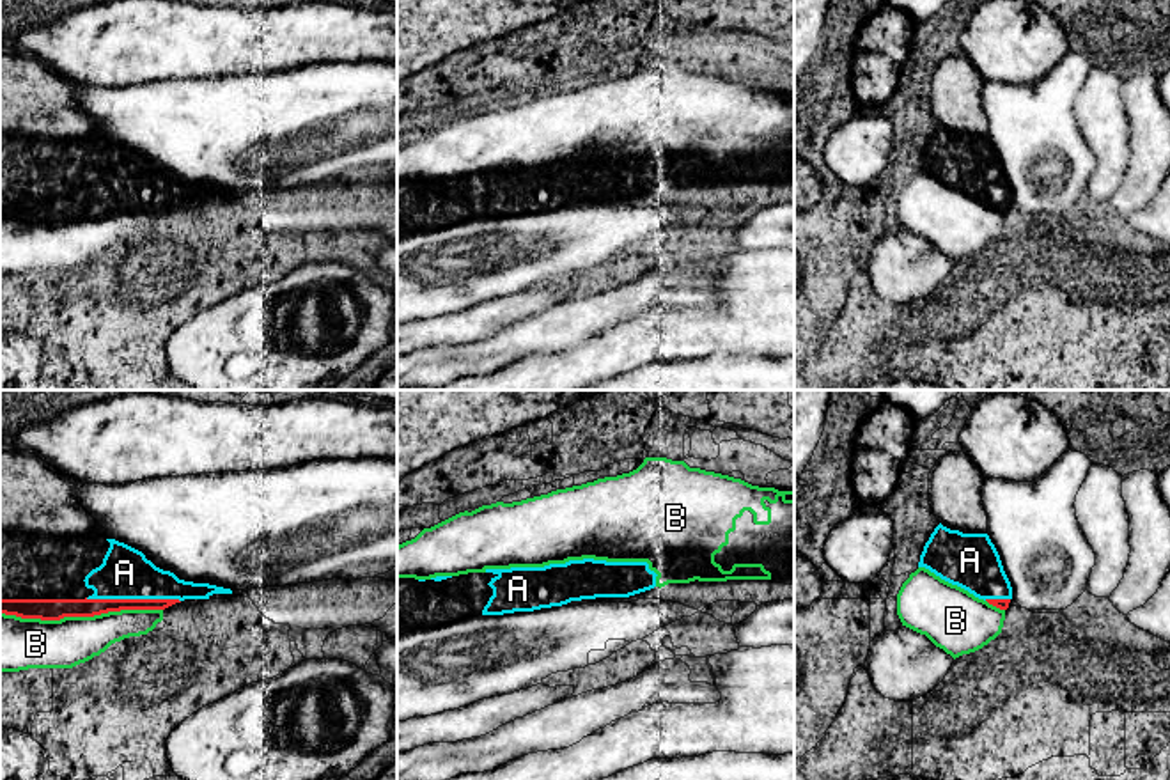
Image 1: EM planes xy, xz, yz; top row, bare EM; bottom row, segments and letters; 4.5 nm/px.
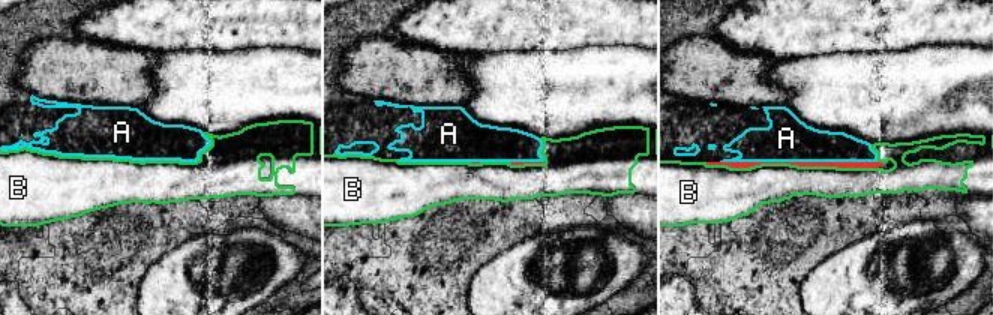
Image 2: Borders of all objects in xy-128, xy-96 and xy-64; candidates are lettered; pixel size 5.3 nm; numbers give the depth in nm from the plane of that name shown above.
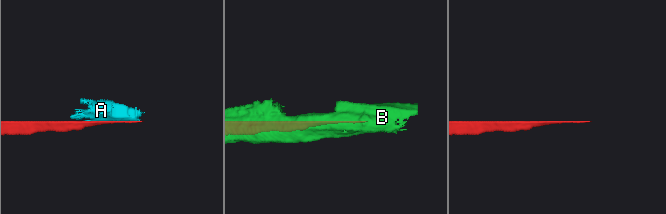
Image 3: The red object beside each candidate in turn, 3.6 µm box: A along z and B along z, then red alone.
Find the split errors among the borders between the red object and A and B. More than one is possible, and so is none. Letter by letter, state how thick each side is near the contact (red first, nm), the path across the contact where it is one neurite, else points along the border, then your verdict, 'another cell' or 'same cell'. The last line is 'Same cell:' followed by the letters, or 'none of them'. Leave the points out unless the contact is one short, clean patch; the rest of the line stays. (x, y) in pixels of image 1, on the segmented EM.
A: 80 nm thick on the red side, 220 nm on the other; same cell
B: 100 nm thick on the red side, 220 nm on the other; another cell
Same cell: A

